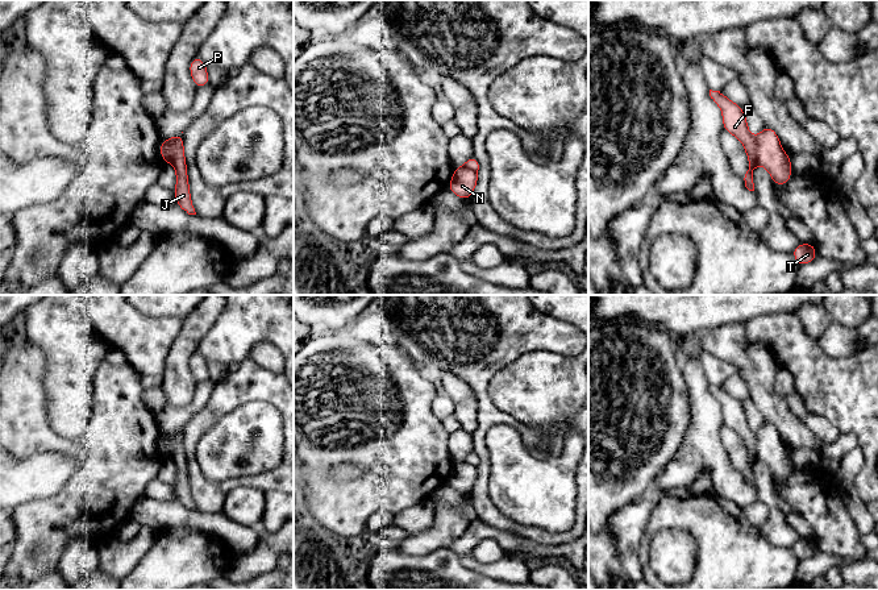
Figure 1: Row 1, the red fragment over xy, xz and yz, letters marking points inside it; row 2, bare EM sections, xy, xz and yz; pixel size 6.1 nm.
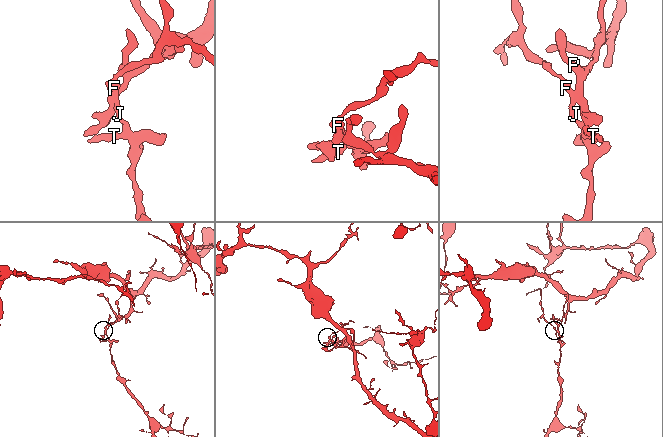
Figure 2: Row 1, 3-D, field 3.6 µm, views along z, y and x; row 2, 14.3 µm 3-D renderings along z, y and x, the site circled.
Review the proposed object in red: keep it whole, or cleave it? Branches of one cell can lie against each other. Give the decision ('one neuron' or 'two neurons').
two neurons

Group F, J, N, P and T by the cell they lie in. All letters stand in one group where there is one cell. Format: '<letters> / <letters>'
F J T / N P

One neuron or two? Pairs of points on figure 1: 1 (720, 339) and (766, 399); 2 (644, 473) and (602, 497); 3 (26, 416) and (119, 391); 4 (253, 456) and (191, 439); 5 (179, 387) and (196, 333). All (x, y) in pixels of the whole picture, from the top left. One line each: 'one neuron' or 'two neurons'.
1: one neuron
2: one neuron
3: one neuron
4: two neurons
5: one neuron

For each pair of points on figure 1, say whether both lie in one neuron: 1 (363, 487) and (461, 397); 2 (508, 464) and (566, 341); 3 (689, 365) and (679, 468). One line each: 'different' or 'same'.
1: different
2: different
3: same

